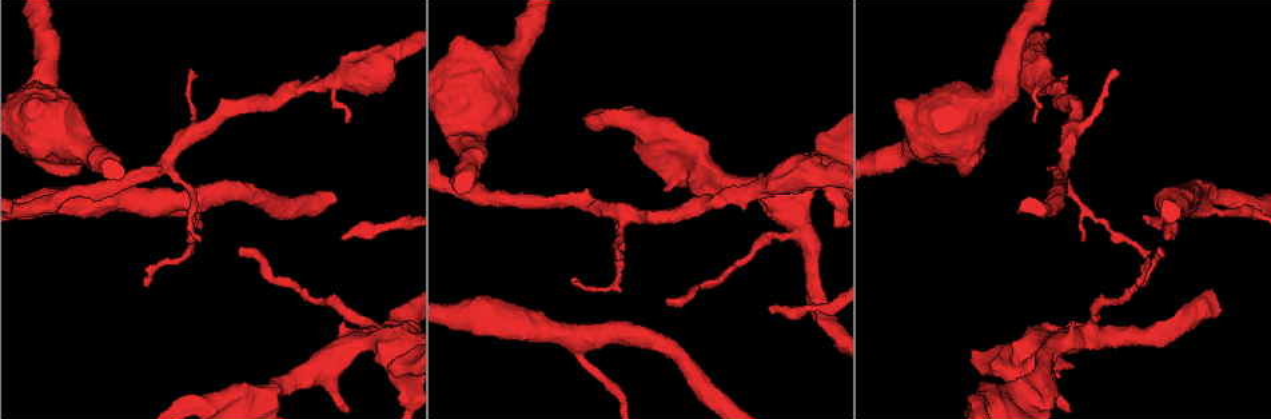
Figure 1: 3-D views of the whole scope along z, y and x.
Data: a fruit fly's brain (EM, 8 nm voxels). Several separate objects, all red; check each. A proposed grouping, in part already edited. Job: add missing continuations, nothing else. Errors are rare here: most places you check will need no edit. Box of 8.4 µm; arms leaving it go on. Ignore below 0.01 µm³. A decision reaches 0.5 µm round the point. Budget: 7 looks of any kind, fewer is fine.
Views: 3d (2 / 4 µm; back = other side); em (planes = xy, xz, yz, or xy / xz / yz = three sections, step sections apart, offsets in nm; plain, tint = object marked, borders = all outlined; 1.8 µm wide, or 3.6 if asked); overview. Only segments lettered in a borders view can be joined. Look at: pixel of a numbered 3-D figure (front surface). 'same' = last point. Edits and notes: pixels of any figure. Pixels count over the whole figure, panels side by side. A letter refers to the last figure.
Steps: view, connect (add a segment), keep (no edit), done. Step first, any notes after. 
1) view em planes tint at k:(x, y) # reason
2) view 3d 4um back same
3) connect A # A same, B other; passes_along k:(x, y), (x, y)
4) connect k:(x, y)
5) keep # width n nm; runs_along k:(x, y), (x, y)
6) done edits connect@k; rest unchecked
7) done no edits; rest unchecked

view em 3.6um planes borders at 1:(146, 286) # tapers out

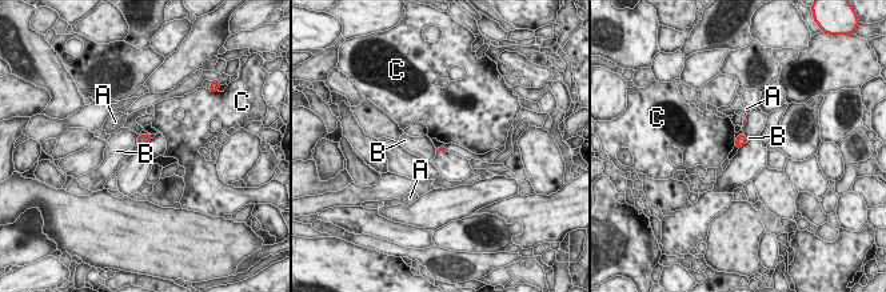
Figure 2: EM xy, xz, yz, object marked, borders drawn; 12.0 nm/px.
keep # A other, B other, C other; border 2:(734, 140), (735, 144); none of them fits

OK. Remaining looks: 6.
view em planes plain at 1:(821, 133) # branch stops here

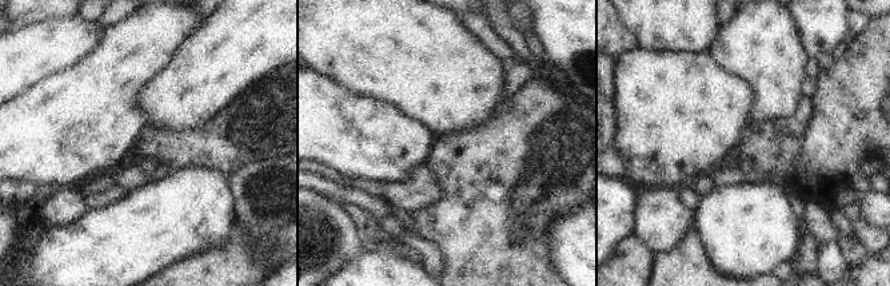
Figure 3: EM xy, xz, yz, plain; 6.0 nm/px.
view em planes borders same # what lies round it

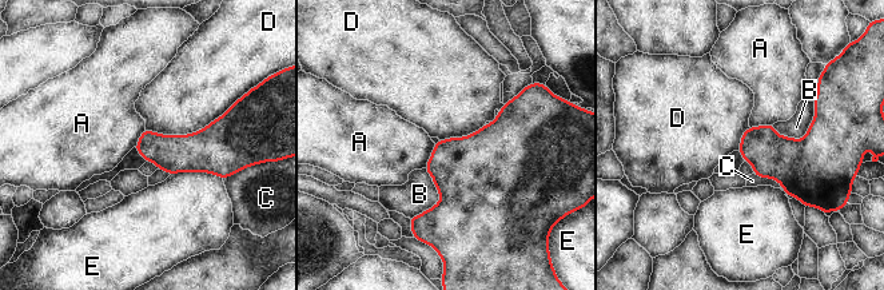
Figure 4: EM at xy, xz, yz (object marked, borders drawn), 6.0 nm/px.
keep # A other, B other, C other, D other, E other; border 4:(231, 104), (187, 134), (146, 130); no lettered segment goes on from it

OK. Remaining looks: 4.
view em 3.6um planes plain at 1:(1081, 238) # thin end

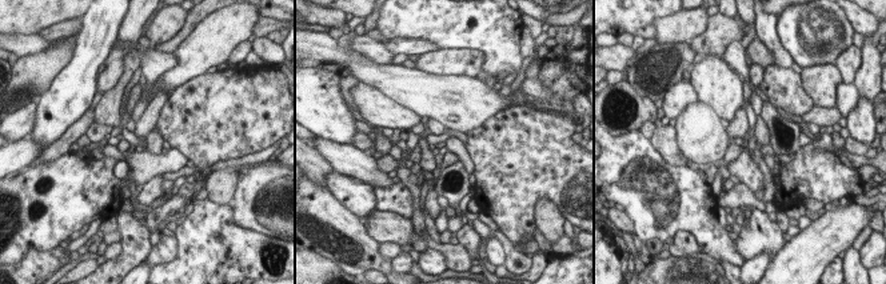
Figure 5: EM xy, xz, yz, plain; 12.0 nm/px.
view em 3.6um planes borders same # what lies round it

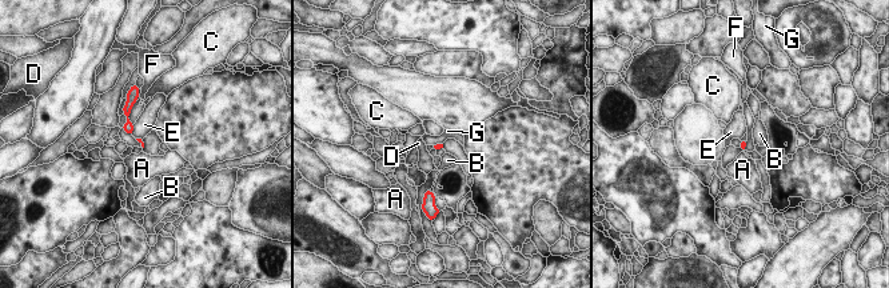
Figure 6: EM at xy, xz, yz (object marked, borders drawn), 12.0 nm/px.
keep # longest_contact G 140 nm; A other, B other, C other, D other, E other, F other, G other; border 6:(442, 142), (433, 146); none of them fits

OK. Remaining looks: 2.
done no edits; rest unchecked

